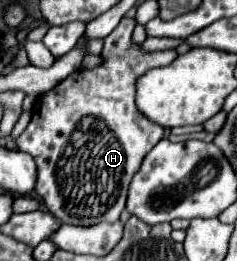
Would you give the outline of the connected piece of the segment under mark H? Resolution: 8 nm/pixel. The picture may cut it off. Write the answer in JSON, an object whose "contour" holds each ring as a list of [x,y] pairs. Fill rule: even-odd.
{"contour":[[[123,17],[117,29],[113,29],[105,37],[103,47],[103,65],[91,71],[77,71],[63,83],[58,83],[53,91],[41,95],[41,107],[39,99],[35,105],[33,121],[27,125],[27,129],[17,137],[19,151],[29,153],[37,163],[37,183],[35,193],[43,197],[43,203],[47,209],[61,221],[69,225],[95,225],[101,221],[117,221],[121,211],[125,209],[127,201],[127,189],[133,179],[133,175],[139,171],[143,157],[163,139],[163,127],[149,121],[135,105],[135,85],[137,79],[155,67],[169,65],[177,53],[173,51],[157,51],[157,53],[143,53],[137,45],[131,45],[131,31],[135,27],[135,19]],[[71,87],[81,87],[81,95],[73,105],[59,103],[63,101],[63,95]]]}

